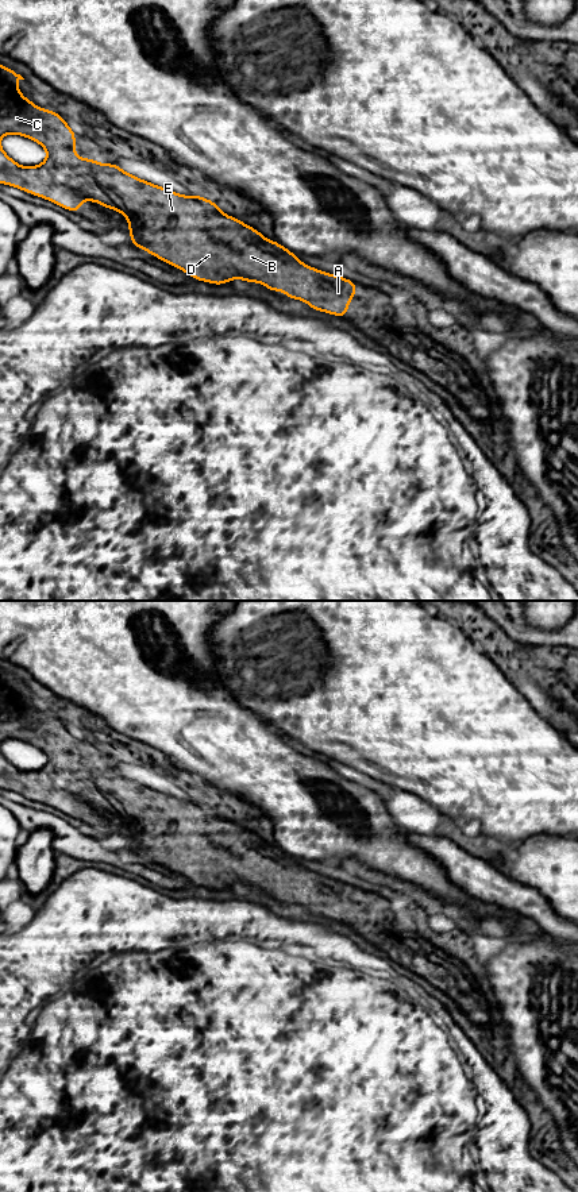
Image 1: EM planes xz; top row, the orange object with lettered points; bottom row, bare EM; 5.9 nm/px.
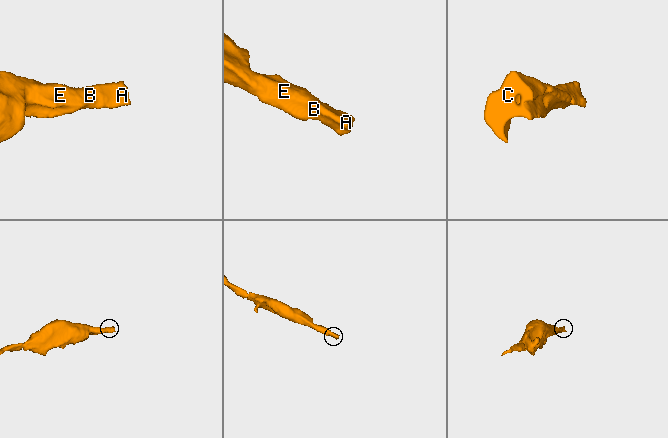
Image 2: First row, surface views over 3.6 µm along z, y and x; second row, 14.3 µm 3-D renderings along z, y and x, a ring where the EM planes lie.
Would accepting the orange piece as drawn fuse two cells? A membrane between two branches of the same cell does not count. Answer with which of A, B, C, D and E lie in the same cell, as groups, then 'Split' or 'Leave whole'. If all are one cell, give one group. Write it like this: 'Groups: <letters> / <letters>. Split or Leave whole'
Groups: A B C D E. Leave whole

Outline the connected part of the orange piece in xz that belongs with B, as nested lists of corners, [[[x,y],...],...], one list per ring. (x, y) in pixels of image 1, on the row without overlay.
[[[0,670],[0,744],[8,738],[28,742],[47,756],[47,763],[38,771],[20,771],[0,751],[0,788],[46,803],[77,819],[80,819],[82,805],[95,806],[104,813],[119,815],[128,825],[130,848],[182,875],[193,884],[213,890],[226,890],[235,883],[242,883],[246,888],[258,887],[271,896],[284,896],[286,903],[307,907],[313,915],[346,923],[348,909],[354,904],[357,896],[357,887],[303,868],[296,859],[278,846],[267,845],[258,834],[223,818],[217,807],[197,799],[182,801],[154,790],[126,778],[115,768],[99,768],[92,763],[77,763],[76,737],[59,718],[53,714],[42,714],[30,703],[26,703],[16,690],[19,684],[24,683],[15,675]]]

